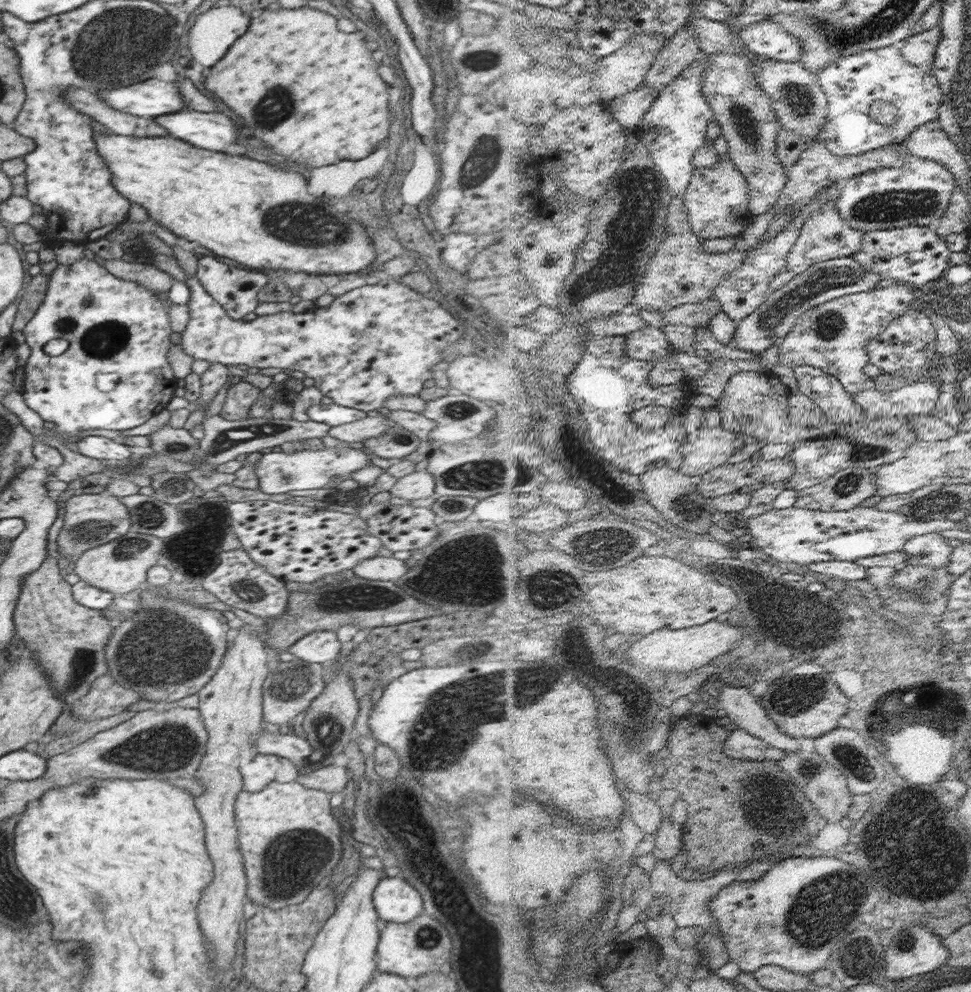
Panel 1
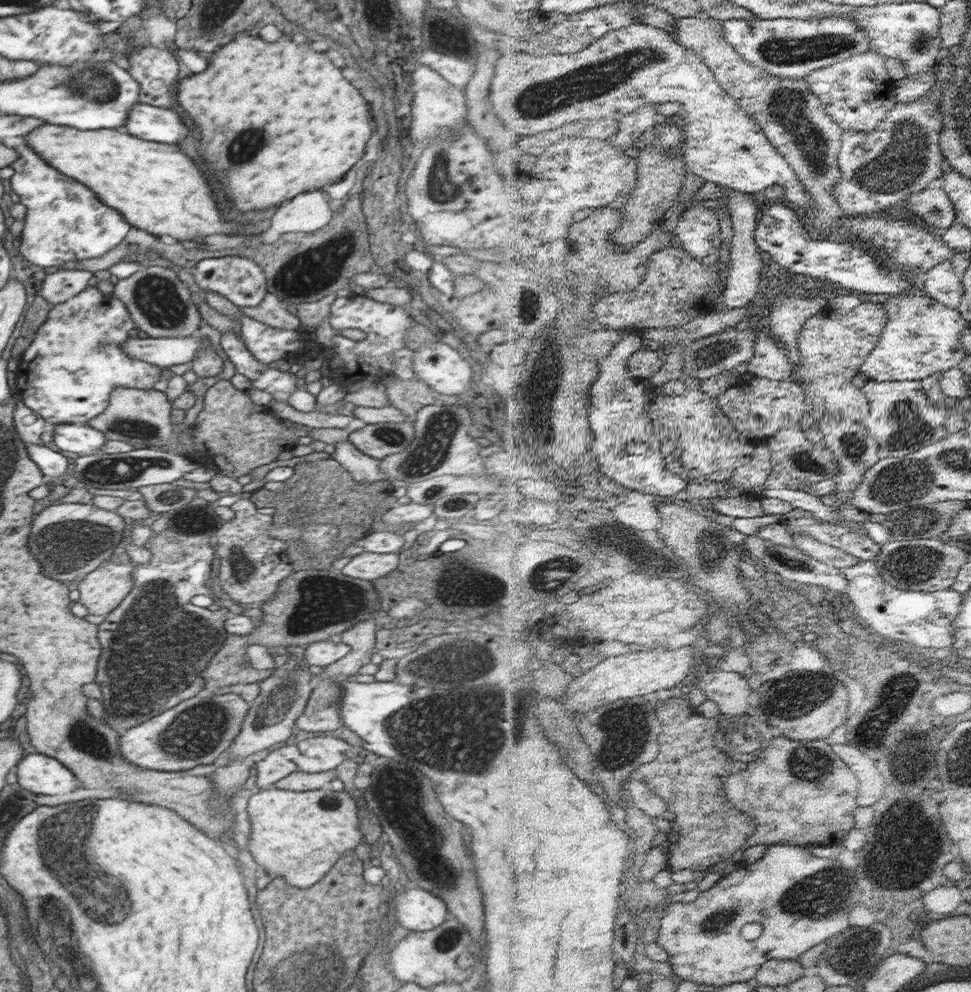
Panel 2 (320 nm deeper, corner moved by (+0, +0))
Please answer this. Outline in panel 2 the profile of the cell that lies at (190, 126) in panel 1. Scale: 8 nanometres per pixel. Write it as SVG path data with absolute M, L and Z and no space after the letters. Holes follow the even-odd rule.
M136 103L123 124L124 132L142 140L176 144L188 134L180 116L174 110L144 103Z

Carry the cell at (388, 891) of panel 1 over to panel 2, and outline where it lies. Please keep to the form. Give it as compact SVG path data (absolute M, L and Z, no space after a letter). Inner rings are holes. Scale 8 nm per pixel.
M411 886L394 898L396 918L408 931L430 931L451 918L442 898Z

